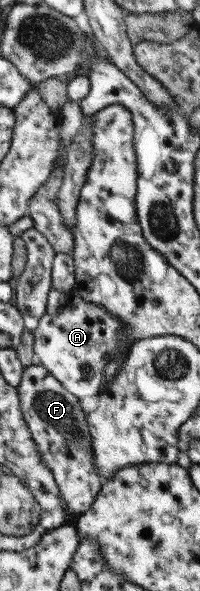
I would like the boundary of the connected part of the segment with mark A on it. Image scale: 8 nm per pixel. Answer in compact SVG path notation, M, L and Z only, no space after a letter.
M51 288L47 314L40 320L34 334L34 358L79 397L86 413L99 407L100 393L106 380L105 367L115 357L131 350L131 339L122 320L109 311L87 303L79 294L61 292Z

